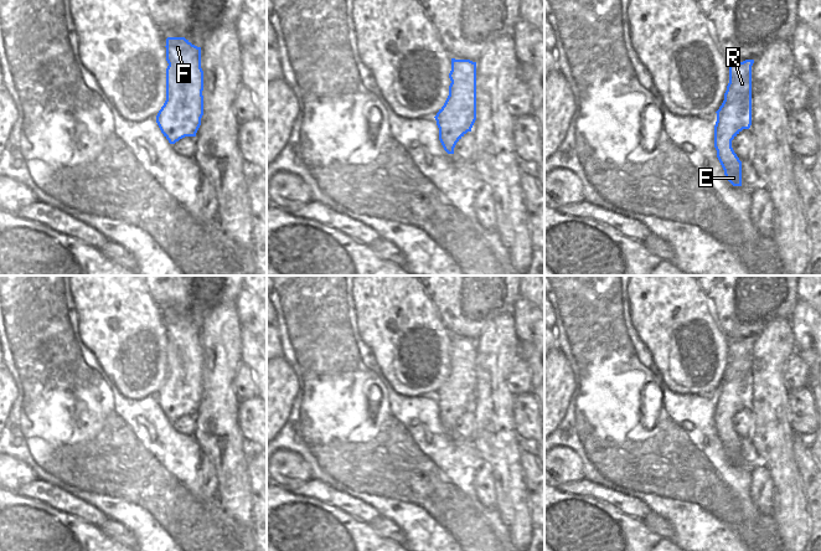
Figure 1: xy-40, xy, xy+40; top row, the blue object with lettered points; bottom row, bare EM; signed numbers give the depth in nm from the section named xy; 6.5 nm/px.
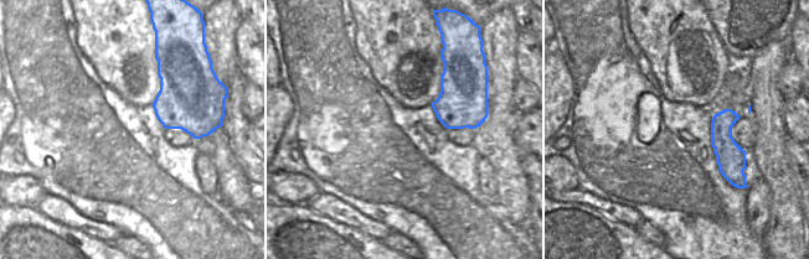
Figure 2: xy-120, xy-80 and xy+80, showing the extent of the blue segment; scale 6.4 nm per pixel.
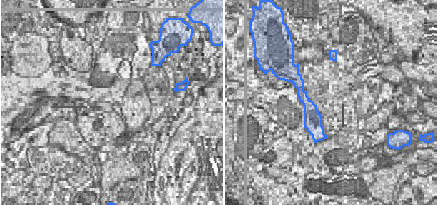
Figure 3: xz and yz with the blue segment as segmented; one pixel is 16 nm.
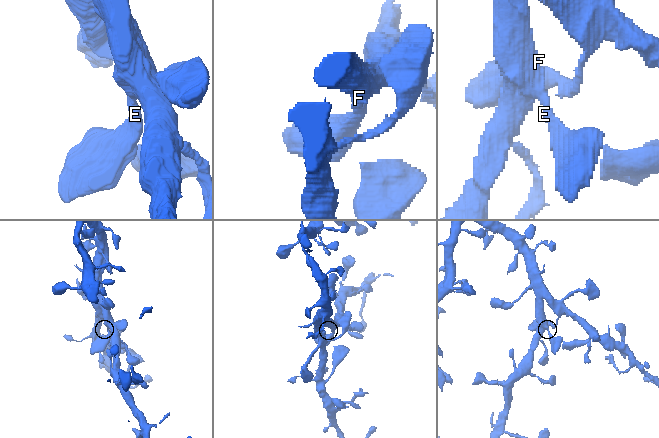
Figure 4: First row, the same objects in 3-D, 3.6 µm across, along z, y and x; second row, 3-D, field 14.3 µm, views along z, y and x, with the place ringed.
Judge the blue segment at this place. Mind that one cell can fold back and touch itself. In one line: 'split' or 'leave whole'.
leave whole

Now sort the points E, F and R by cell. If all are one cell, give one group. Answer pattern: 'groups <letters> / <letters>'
groups E F R

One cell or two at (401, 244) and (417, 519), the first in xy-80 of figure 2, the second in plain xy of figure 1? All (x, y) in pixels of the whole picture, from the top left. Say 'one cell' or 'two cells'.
two cells

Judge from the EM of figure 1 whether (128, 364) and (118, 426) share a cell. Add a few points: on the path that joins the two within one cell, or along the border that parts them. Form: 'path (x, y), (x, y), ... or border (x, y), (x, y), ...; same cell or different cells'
border (104, 372), (130, 398), (144, 398), (153, 395); different cells

